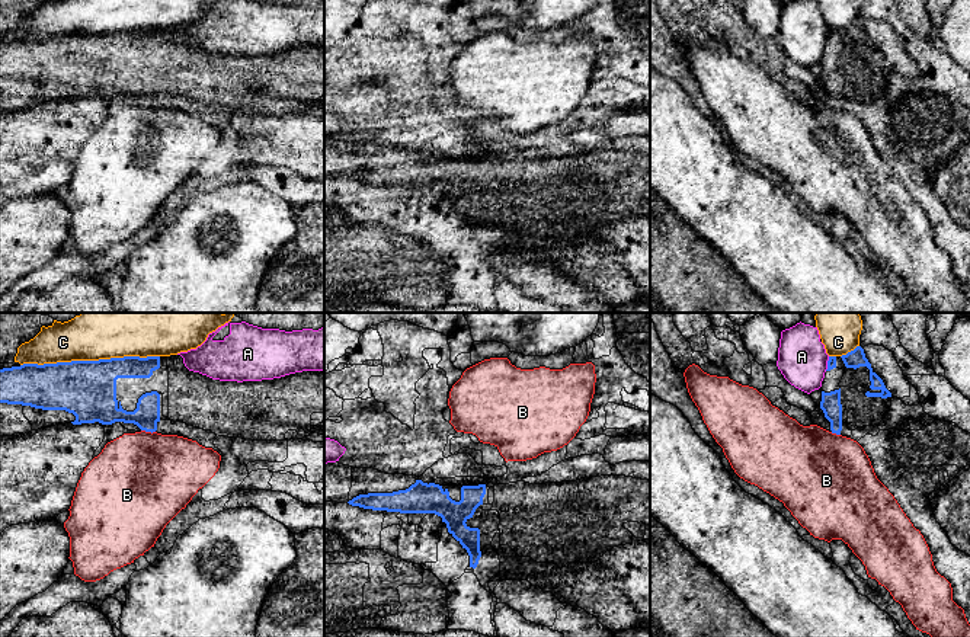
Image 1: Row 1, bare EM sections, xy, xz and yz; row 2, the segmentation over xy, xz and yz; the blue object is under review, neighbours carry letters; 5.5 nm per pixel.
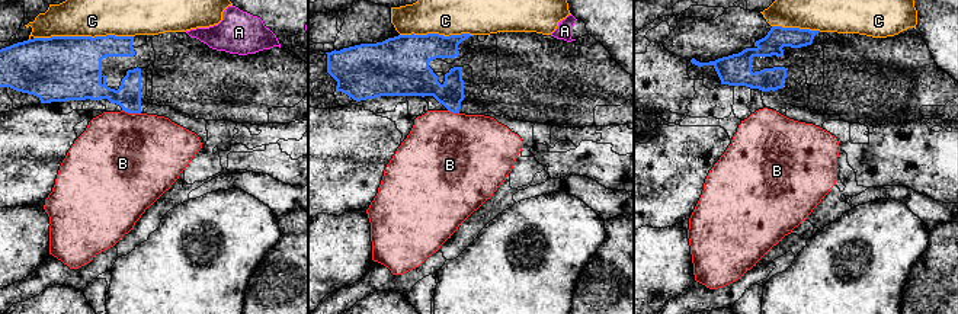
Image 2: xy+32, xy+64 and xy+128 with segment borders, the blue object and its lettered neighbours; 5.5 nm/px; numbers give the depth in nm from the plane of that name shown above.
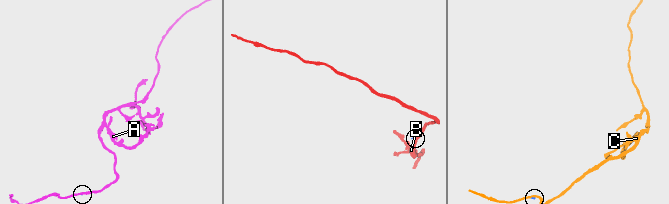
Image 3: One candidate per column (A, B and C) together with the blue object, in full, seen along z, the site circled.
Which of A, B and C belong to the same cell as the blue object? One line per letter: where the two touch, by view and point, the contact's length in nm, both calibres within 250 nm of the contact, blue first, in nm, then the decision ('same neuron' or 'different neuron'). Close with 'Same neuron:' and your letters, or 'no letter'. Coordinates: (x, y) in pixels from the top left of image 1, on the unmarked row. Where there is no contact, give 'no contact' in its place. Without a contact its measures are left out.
A: contact yz (828, 38); length 80 nm; calibres 50 and 280 nm; different neuron
B: contact xy (149, 105); length 80 nm; calibres 140 and 480 nm; different neuron
C: contact xy (89, 35); length 750 nm; calibres 320 and 200 nm; different neuron
Same neuron: no letter

